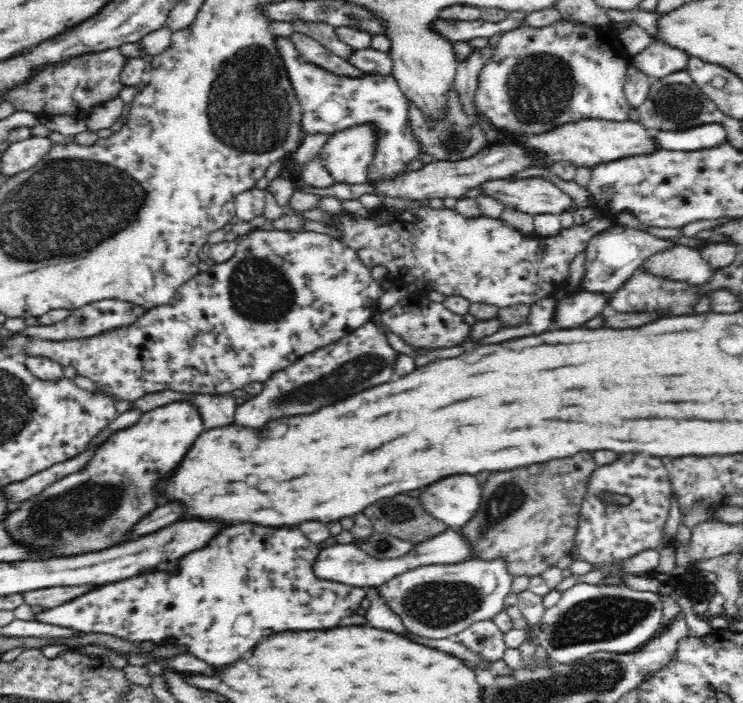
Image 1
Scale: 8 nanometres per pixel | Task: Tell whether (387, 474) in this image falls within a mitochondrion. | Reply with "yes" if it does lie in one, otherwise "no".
no

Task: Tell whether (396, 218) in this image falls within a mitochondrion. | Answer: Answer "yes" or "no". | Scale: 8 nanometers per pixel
no

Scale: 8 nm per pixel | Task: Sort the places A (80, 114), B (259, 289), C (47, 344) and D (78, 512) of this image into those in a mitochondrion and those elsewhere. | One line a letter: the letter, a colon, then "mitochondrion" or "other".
A: other
B: mitochondrion
C: other
D: mitochondrion

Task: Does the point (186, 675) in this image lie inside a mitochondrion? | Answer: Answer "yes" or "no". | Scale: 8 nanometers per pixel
no

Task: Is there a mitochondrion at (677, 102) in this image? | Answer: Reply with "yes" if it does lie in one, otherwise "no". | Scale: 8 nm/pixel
yes

